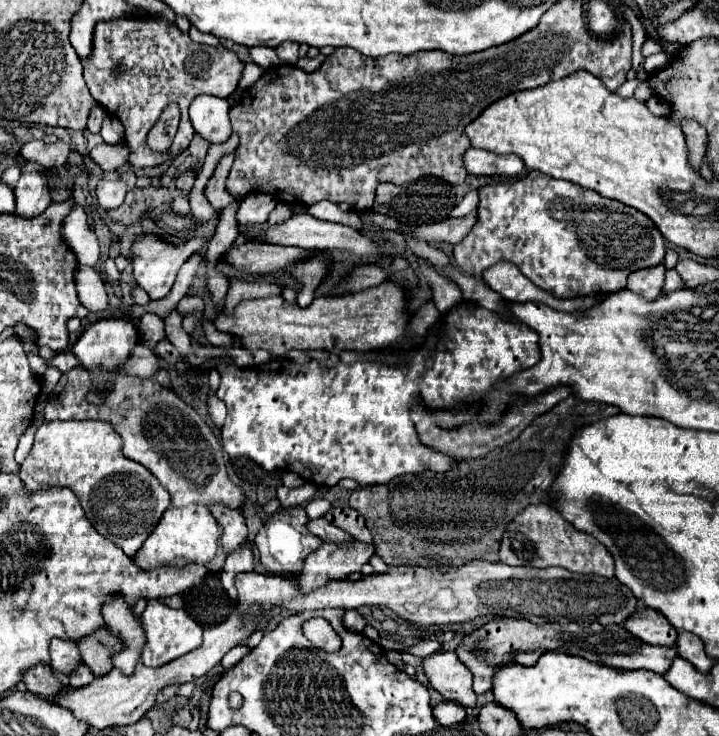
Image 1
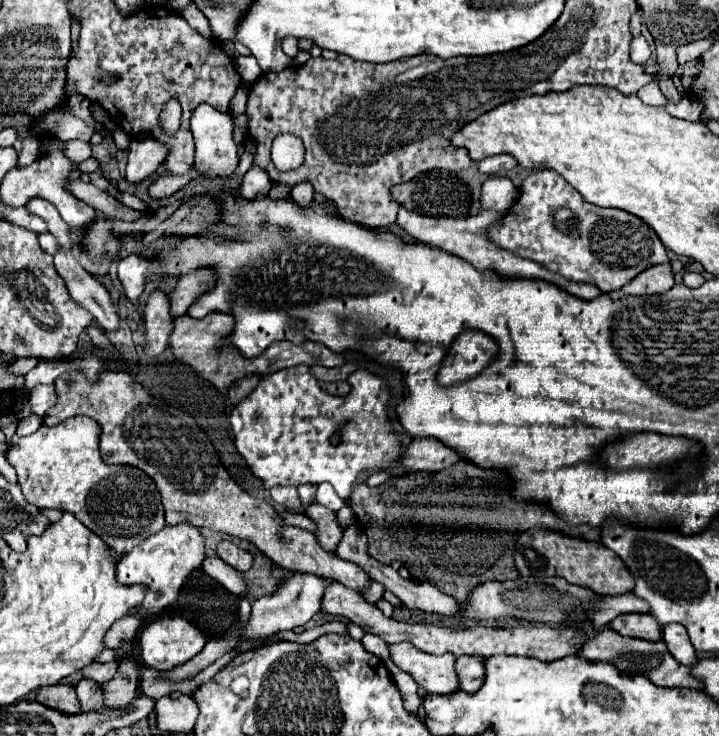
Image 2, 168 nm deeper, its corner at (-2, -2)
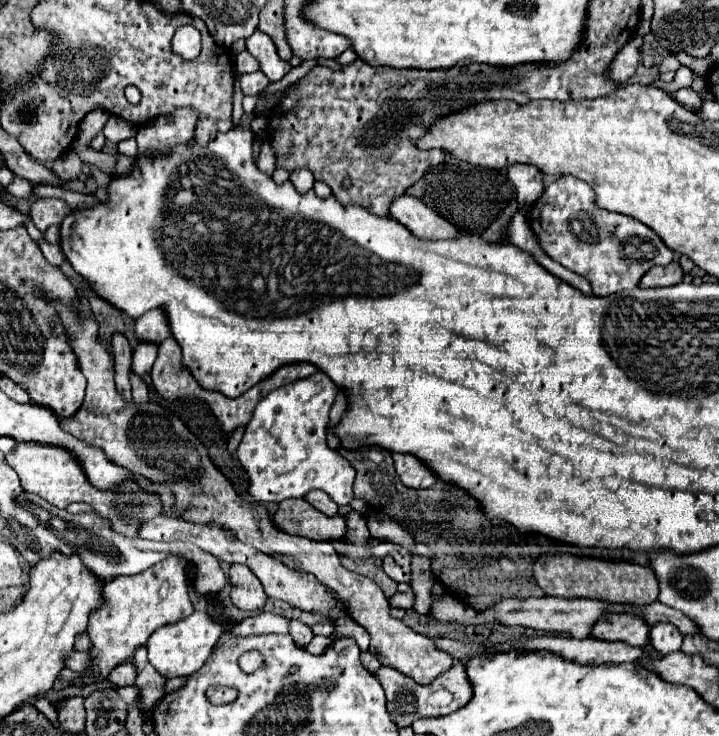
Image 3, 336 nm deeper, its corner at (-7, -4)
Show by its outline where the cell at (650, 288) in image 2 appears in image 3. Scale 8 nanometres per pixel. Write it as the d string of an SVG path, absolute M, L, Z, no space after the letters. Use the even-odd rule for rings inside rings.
M671 262L667 266L653 266L639 282L641 288L659 288L659 286L671 286L683 280L683 270L677 262Z

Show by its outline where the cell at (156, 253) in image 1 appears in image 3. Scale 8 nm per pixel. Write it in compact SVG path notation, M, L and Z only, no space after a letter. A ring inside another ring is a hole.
M137 344L133 350L133 362L131 362L131 372L141 376L147 386L151 386L151 366L157 356L157 344Z

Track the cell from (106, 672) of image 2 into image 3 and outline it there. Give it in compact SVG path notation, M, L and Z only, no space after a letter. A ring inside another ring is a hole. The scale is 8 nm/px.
M131 662L117 666L109 674L109 682L115 684L115 686L131 686L131 684L135 684L135 678L137 678L137 668Z

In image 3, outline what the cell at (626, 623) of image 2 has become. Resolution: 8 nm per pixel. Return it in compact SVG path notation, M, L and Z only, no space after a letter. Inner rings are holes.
M603 614L591 628L591 638L599 640L621 640L629 646L645 646L649 642L649 626L631 614Z

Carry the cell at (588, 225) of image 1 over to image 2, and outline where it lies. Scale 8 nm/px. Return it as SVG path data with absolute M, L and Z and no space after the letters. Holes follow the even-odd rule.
M540 170L530 174L522 186L518 188L518 198L510 206L510 210L488 228L486 236L500 248L528 258L542 268L560 274L566 280L572 282L588 282L598 286L602 292L620 290L624 284L628 284L632 278L636 278L642 270L668 262L668 250L662 244L662 240L652 232L652 228L642 222L638 216L618 210L618 208L600 208L594 204L588 204L560 174L552 170Z

